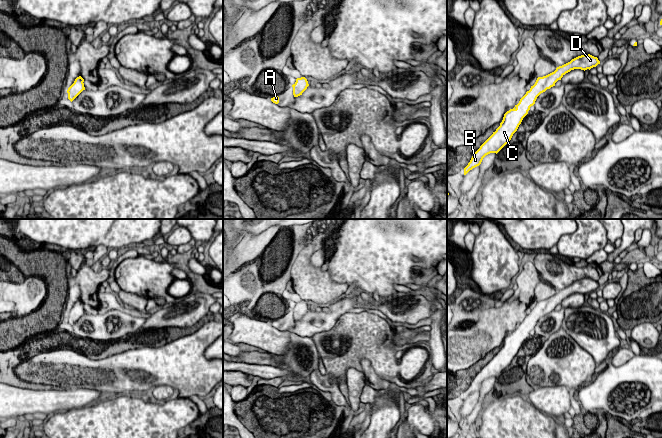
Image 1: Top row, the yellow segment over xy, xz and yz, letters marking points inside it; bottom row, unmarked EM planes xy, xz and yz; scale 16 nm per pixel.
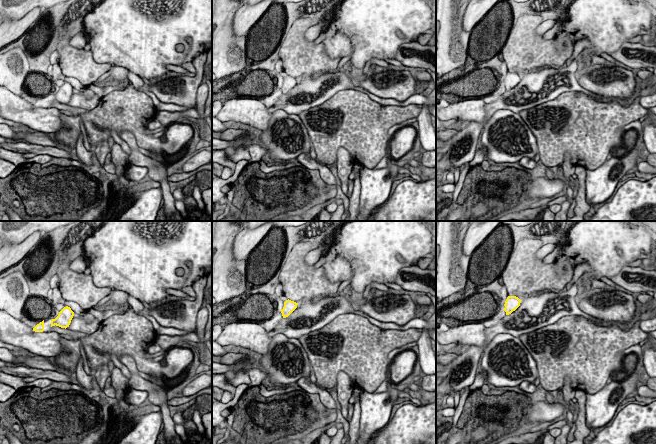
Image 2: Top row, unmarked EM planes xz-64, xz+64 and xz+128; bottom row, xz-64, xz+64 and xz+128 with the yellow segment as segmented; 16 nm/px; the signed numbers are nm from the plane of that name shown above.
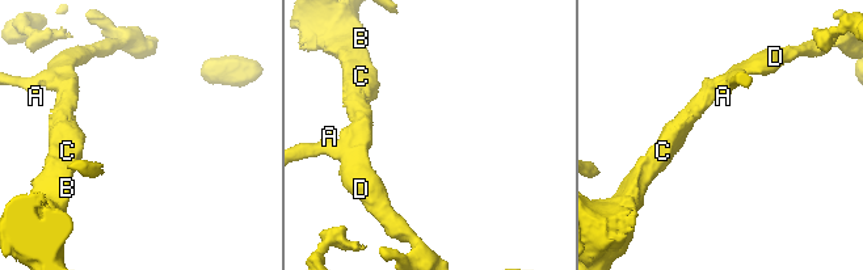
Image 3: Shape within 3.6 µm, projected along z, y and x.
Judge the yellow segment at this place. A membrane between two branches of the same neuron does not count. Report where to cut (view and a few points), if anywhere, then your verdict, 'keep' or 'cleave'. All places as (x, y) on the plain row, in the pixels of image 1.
no cut | keep

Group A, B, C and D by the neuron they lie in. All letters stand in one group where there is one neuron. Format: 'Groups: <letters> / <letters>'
Groups: A B C D

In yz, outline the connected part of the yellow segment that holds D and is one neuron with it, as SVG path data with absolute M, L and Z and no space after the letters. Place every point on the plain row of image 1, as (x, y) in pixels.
M584 278L572 283L570 286L559 290L546 300L538 301L535 308L520 323L513 333L504 338L500 350L474 377L468 389L464 392L464 399L479 390L483 382L490 377L498 377L512 362L517 355L523 342L528 338L530 331L535 328L537 321L547 313L555 310L555 307L568 296L574 293L587 294L600 288L597 281Z

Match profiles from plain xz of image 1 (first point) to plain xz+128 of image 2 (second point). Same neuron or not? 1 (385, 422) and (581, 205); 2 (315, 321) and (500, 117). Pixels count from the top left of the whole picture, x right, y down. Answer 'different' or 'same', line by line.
1: different
2: different

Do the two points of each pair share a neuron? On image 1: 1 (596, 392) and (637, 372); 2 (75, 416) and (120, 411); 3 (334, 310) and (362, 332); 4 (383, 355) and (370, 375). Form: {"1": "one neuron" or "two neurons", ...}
{"1": "one neuron", "2": "one neuron", "3": "two neurons", "4": "two neurons"}

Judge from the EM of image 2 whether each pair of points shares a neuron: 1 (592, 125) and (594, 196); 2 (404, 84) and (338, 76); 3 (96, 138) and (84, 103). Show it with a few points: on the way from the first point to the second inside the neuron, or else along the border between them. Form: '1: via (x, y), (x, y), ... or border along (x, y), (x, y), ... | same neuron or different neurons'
1: border along (606, 160), (596, 168), (586, 170) | different neurons
2: border along (354, 80), (358, 88) | different neurons
3: border along (101, 97), (98, 104), (88, 111) | different neurons

